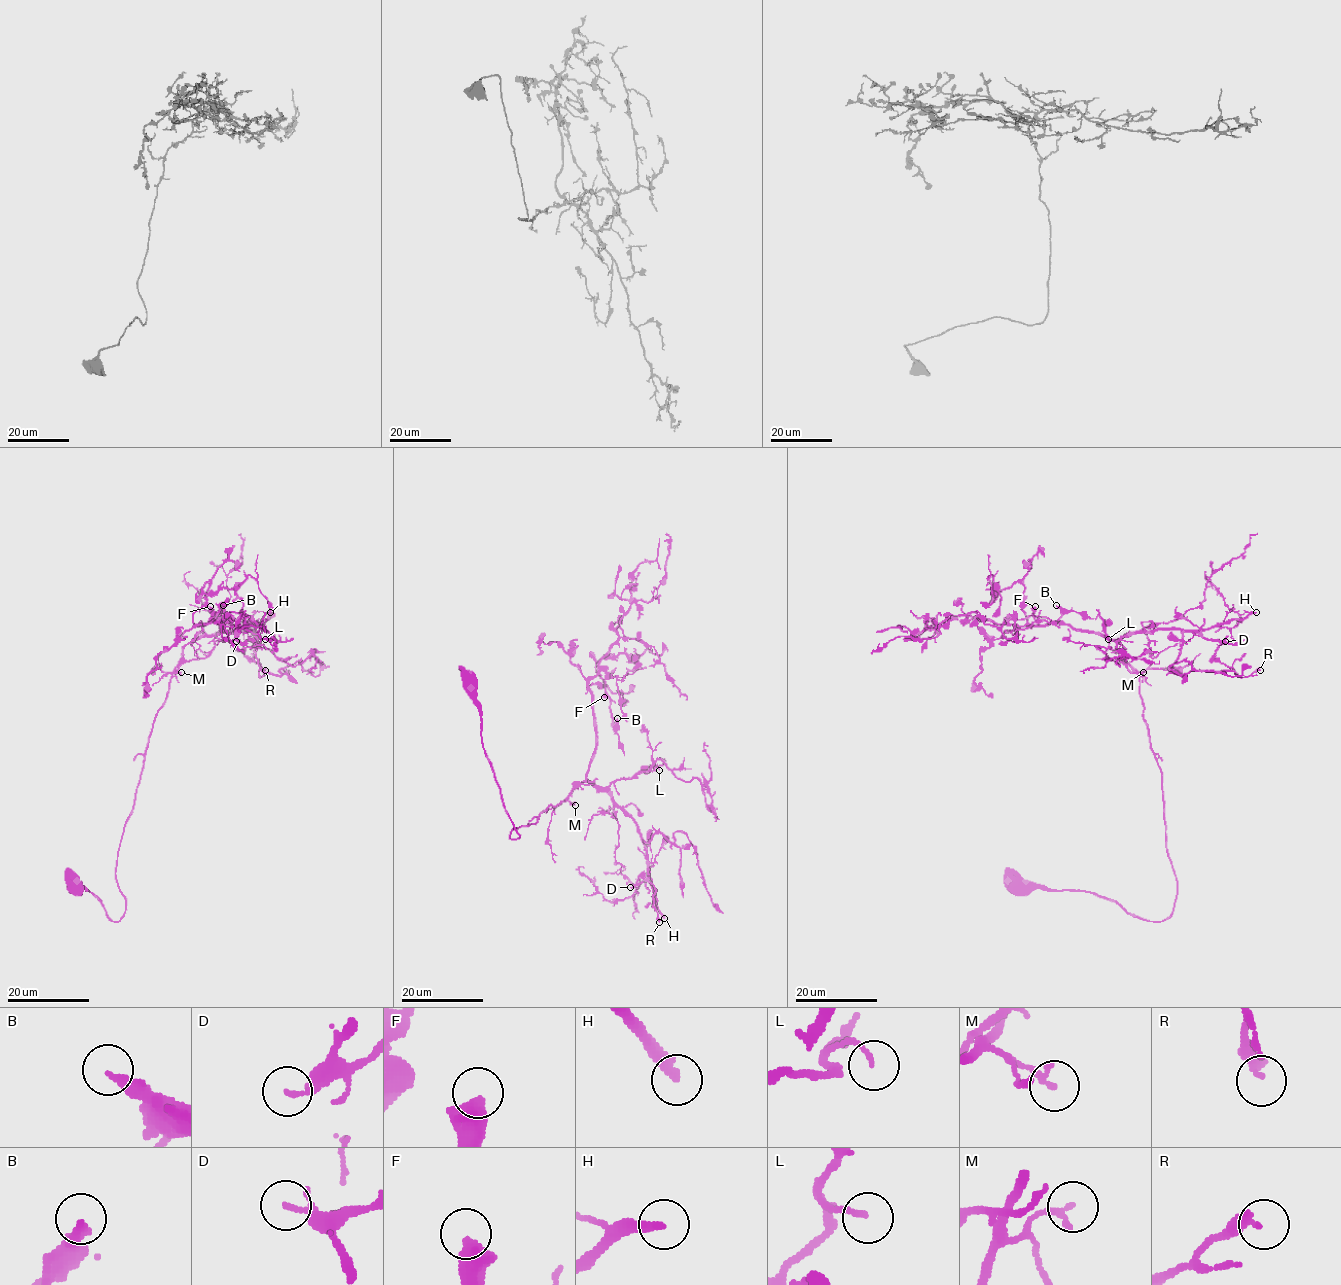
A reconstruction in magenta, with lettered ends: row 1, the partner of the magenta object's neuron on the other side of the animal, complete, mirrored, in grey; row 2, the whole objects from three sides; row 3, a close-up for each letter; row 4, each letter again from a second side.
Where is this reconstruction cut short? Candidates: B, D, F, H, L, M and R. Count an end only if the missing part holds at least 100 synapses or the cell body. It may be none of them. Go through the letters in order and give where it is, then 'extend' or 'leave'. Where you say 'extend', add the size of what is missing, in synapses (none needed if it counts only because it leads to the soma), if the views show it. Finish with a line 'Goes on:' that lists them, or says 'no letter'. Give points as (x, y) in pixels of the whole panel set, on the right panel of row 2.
B: (1056, 605) | leave
D: (1225, 641) | leave
F: (1035, 606) | leave
H: (1256, 612) | extend | 190 syn
L: (1108, 639) | leave
M: (1143, 672) | leave
R: (1260, 670) | leave
Goes on: H

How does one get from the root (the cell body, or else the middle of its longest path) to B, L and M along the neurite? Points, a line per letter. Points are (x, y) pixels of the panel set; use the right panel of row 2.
B: (1020, 887), (1091, 892), (1150, 921), (1177, 894), (1125, 649), (1008, 623), (1056, 620), (1056, 605)
L: (1020, 887), (1091, 892), (1150, 921), (1173, 911), (1140, 679), (1125, 636), (1116, 649), (1108, 639)
M: (1020, 887), (1091, 892), (1150, 921), (1170, 915), (1177, 880), (1166, 848), (1162, 775), (1143, 714), (1143, 672)

